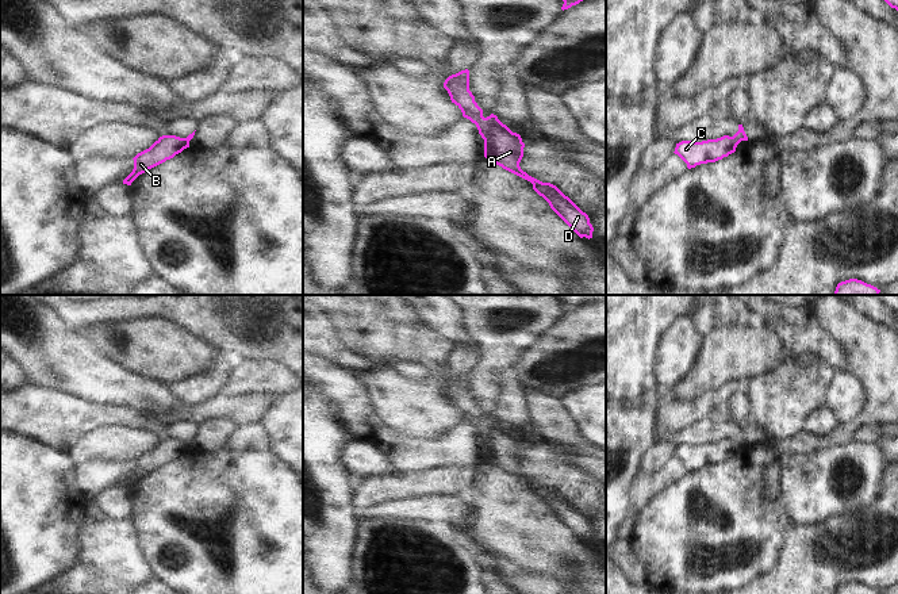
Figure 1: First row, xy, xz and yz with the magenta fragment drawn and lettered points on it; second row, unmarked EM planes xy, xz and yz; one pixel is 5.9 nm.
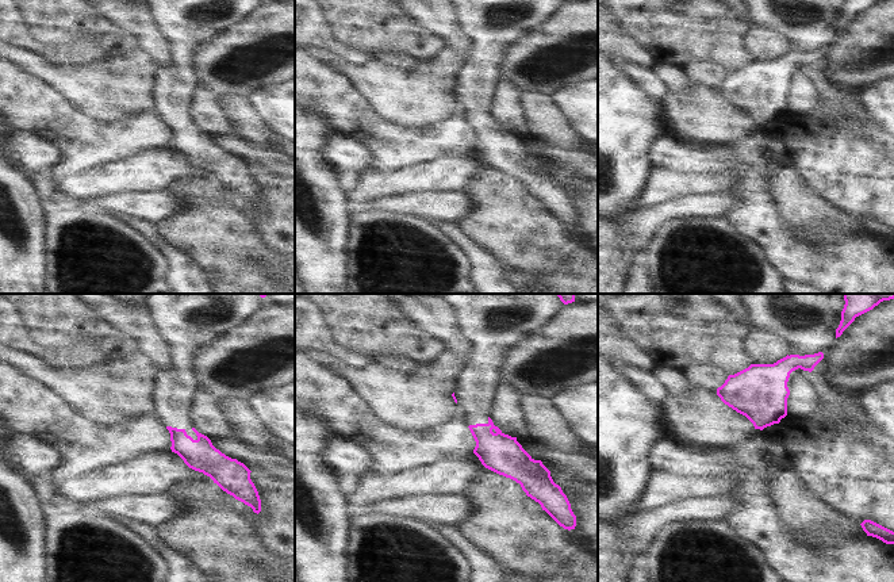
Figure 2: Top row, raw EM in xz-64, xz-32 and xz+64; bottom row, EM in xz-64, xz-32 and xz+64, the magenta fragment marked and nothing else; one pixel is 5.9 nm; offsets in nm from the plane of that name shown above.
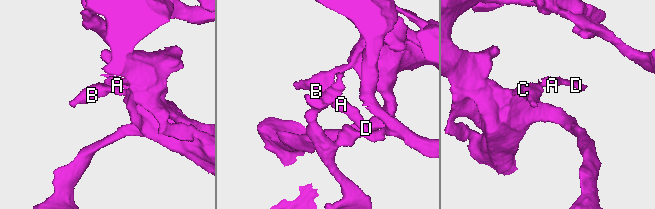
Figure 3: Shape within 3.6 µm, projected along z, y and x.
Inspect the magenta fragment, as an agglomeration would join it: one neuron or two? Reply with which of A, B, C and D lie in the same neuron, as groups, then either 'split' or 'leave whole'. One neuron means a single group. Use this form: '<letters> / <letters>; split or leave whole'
A D / B C; split

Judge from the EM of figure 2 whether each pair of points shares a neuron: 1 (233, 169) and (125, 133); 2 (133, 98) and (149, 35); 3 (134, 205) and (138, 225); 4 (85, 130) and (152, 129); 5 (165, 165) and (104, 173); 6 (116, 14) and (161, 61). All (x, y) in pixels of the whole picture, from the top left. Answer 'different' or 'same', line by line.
1: different
2: different
3: different
4: same
5: same
6: same

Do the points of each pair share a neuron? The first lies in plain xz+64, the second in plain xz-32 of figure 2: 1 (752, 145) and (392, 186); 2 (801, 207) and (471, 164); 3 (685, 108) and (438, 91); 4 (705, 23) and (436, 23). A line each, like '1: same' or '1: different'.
1: different
2: different
3: same
4: different

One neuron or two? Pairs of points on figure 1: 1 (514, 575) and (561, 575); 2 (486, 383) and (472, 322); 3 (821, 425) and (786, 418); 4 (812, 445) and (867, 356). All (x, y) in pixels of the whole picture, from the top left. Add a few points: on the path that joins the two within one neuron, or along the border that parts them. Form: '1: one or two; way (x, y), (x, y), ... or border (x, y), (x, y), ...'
1: one; way (526, 579), (549, 579)
2: one; way (487, 368), (487, 337)
3: two; border (824, 405), (808, 416), (802, 429)
4: one; way (840, 436), (874, 406), (874, 384)

